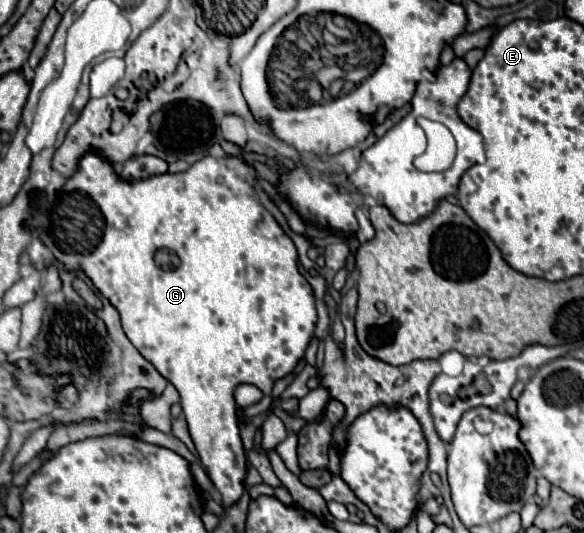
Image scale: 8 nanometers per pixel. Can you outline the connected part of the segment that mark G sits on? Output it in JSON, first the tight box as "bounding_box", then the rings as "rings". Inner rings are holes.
{"bounding_box":[51,150,317,506],"rings":[[[87,150],[83,154],[83,158],[79,160],[77,172],[65,180],[63,188],[68,193],[73,192],[73,190],[81,190],[81,192],[89,194],[97,202],[97,206],[101,206],[101,214],[105,214],[105,238],[101,238],[101,246],[97,246],[97,250],[89,252],[87,256],[83,256],[83,254],[55,254],[55,250],[51,250],[53,256],[63,264],[65,270],[69,270],[69,272],[83,270],[91,278],[93,286],[121,314],[121,324],[123,324],[123,330],[125,330],[127,338],[131,340],[131,344],[141,352],[141,356],[145,360],[149,360],[159,370],[161,376],[165,376],[179,390],[181,406],[183,406],[183,412],[185,412],[185,418],[187,418],[189,432],[191,432],[191,438],[195,442],[197,454],[201,458],[201,464],[205,466],[209,478],[213,480],[217,492],[223,498],[223,504],[227,504],[227,506],[235,504],[241,498],[243,488],[245,488],[245,466],[247,466],[245,450],[243,450],[241,436],[239,436],[239,424],[237,424],[237,416],[235,416],[233,390],[235,390],[237,384],[247,382],[247,384],[257,386],[263,394],[269,396],[271,390],[273,390],[273,384],[275,384],[275,370],[277,372],[281,370],[281,378],[283,378],[297,366],[299,358],[303,358],[303,354],[305,354],[305,348],[307,348],[307,344],[309,344],[309,340],[313,336],[315,322],[317,322],[313,290],[307,284],[307,280],[299,274],[299,268],[297,268],[297,248],[295,248],[293,240],[285,234],[285,230],[277,224],[277,220],[257,202],[255,190],[253,190],[253,184],[249,182],[249,178],[255,180],[257,172],[255,172],[253,164],[245,162],[241,156],[227,156],[227,158],[205,156],[203,160],[195,162],[185,172],[177,172],[177,174],[167,172],[167,174],[155,174],[155,176],[141,178],[141,180],[125,180],[125,178],[119,178],[119,174],[115,172],[113,162],[103,158],[97,150]],[[159,248],[173,250],[179,256],[181,264],[175,270],[163,270],[163,274],[161,274],[161,268],[157,268],[157,264],[155,264],[155,252]]]}

